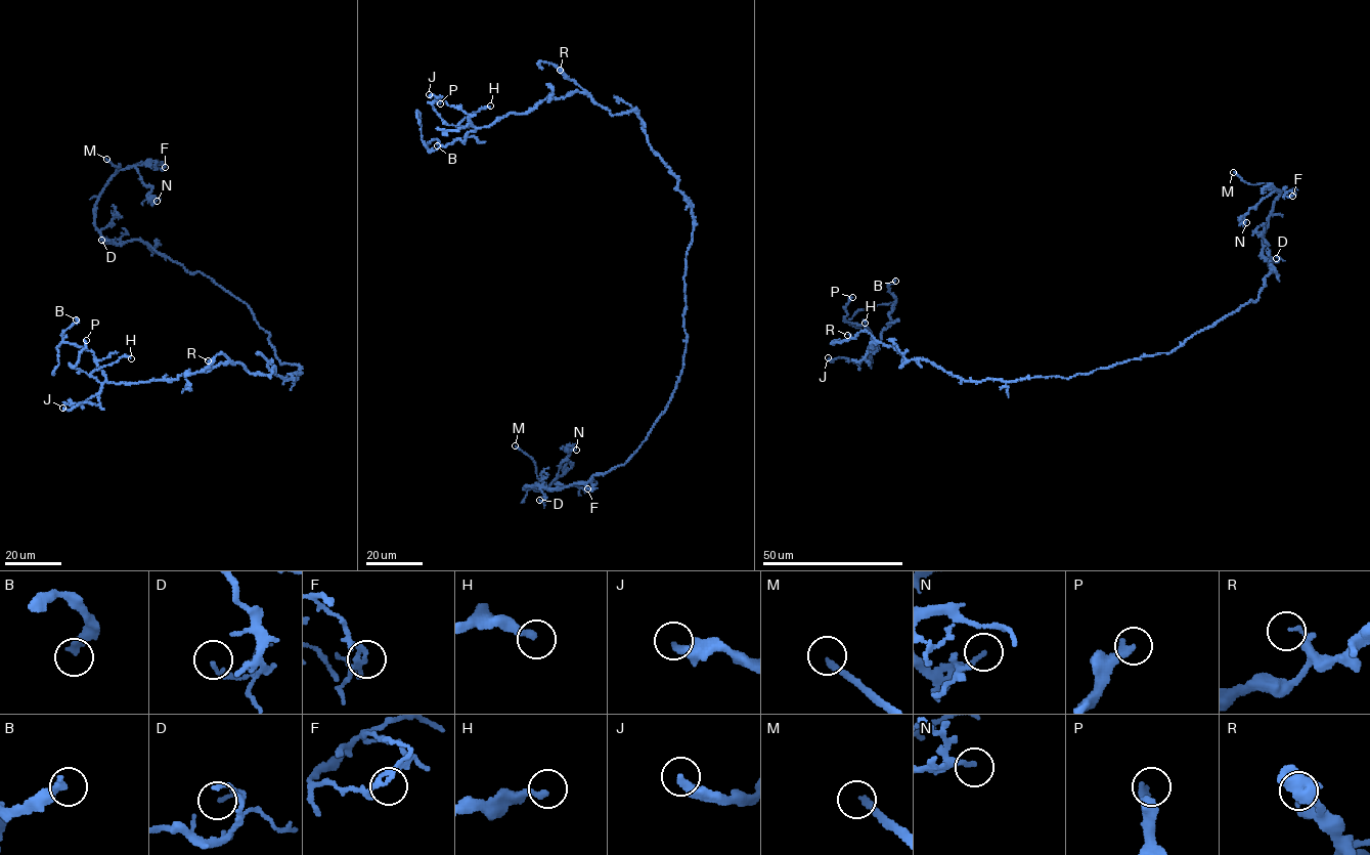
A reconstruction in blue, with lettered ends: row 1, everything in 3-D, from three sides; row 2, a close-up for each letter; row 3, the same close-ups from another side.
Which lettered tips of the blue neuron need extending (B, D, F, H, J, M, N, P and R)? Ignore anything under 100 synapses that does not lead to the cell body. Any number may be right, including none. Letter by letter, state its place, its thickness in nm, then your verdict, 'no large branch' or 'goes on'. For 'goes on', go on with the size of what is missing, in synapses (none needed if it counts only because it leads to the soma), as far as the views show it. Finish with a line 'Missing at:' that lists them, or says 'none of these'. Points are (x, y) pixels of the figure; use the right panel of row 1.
B: (895, 281) | 360 nm | no large branch
D: (1276, 258) | 110 nm | no large branch
F: (1292, 196) | 140 nm | no large branch
H: (865, 323) | 280 nm | no large branch
J: (828, 357) | 300 nm | no large branch
M: (1233, 172) | 240 nm | goes on
N: (1246, 222) | 140 nm | no large branch
P: (852, 297) | 340 nm | no large branch
R: (847, 335) | 170 nm | no large branch
Missing at: M

